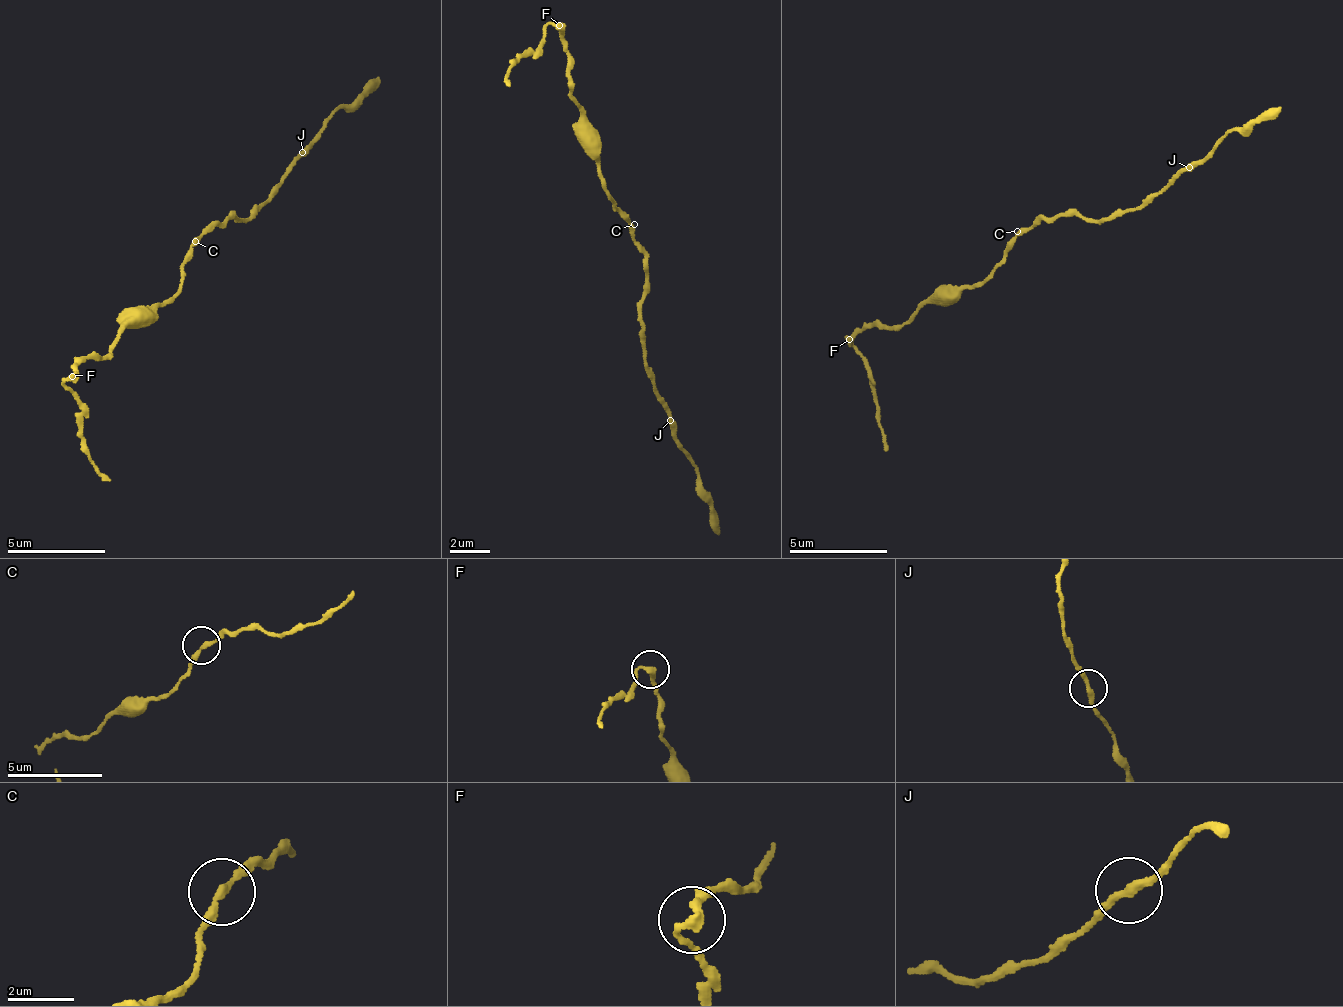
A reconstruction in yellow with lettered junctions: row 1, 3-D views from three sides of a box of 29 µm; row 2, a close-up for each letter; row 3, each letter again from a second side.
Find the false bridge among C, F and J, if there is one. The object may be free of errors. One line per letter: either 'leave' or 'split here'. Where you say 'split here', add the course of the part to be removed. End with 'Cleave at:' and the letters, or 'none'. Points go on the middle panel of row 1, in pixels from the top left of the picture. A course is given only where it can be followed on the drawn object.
C: leave
F: split here; foreign part runs (561, 26), (547, 27), (538, 48), (511, 62), (509, 84)
J: leave
Cleave at: F

